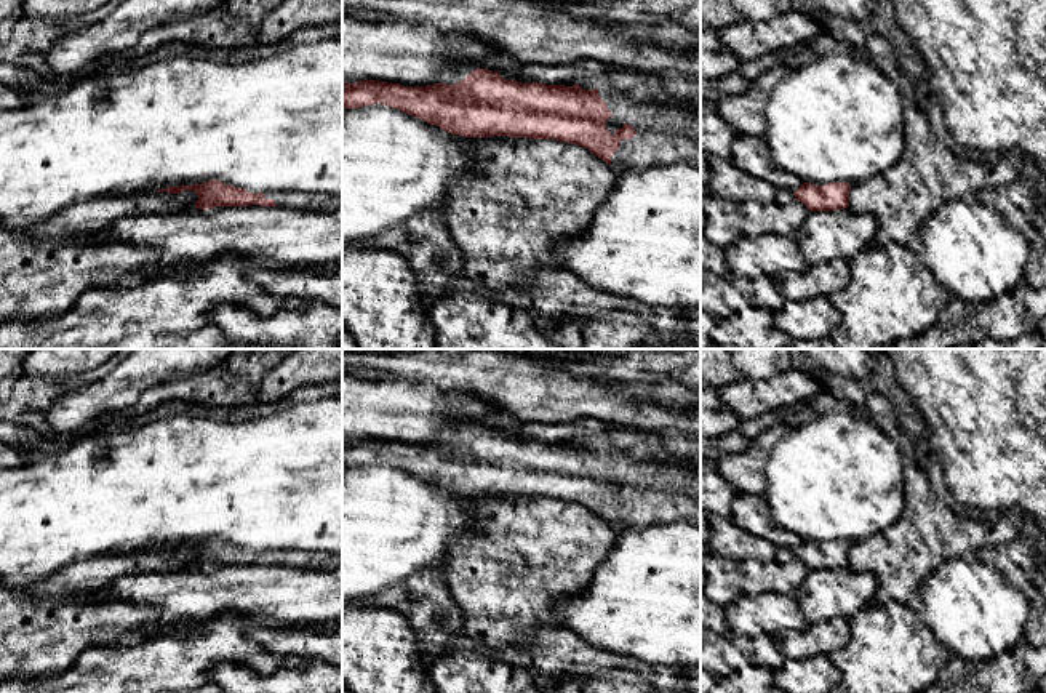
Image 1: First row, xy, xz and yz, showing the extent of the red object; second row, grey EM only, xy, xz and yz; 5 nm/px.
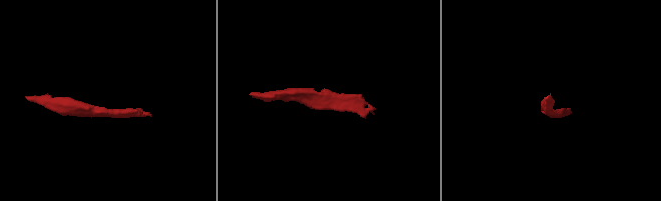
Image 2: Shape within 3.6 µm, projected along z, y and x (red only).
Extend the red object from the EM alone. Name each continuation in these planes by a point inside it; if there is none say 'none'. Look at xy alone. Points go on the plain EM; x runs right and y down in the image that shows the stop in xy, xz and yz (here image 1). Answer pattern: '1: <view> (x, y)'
1: xy (304, 559)

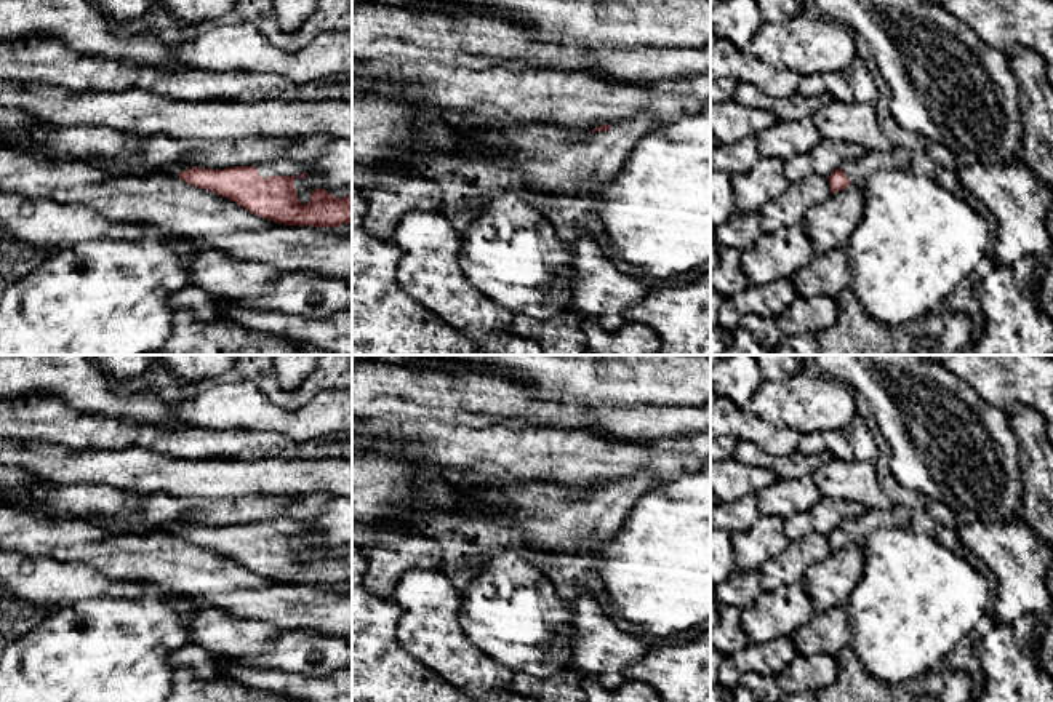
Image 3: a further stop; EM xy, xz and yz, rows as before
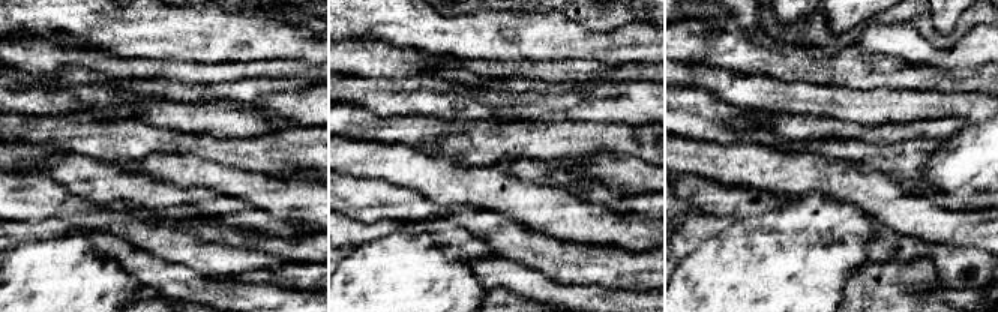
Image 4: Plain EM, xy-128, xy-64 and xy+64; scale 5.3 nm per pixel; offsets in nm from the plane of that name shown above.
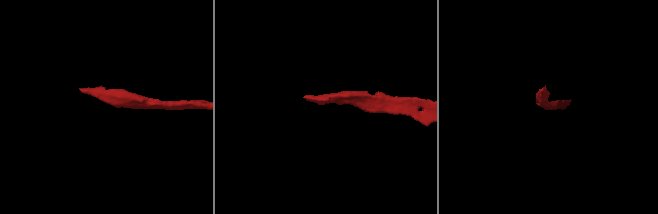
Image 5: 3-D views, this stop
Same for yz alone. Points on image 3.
1: yz (858, 530)

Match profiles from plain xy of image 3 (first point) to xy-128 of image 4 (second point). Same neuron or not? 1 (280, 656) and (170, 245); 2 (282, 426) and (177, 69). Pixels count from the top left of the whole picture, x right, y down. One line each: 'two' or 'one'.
1: one
2: two

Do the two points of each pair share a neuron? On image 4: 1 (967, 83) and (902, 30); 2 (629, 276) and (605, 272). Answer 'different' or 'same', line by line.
1: different
2: same

